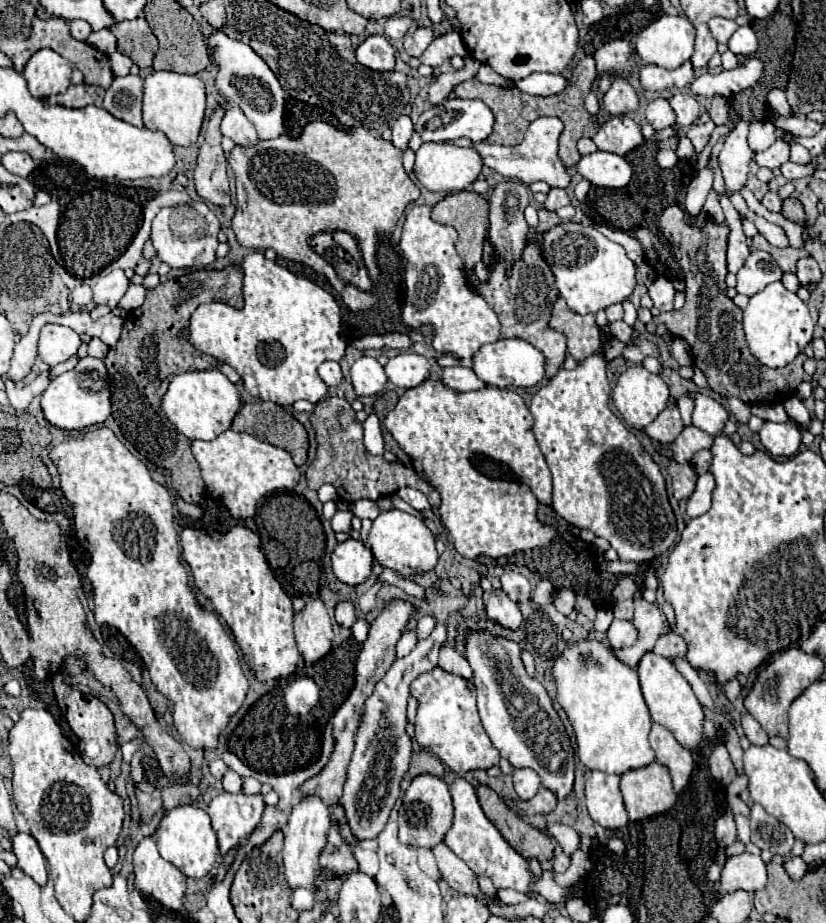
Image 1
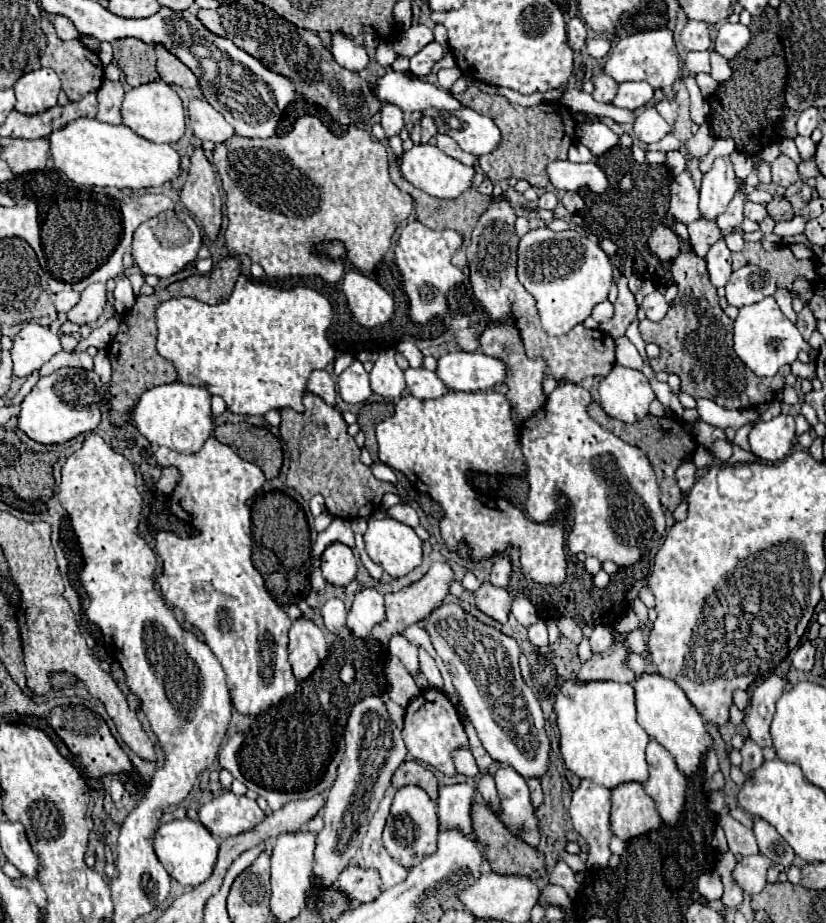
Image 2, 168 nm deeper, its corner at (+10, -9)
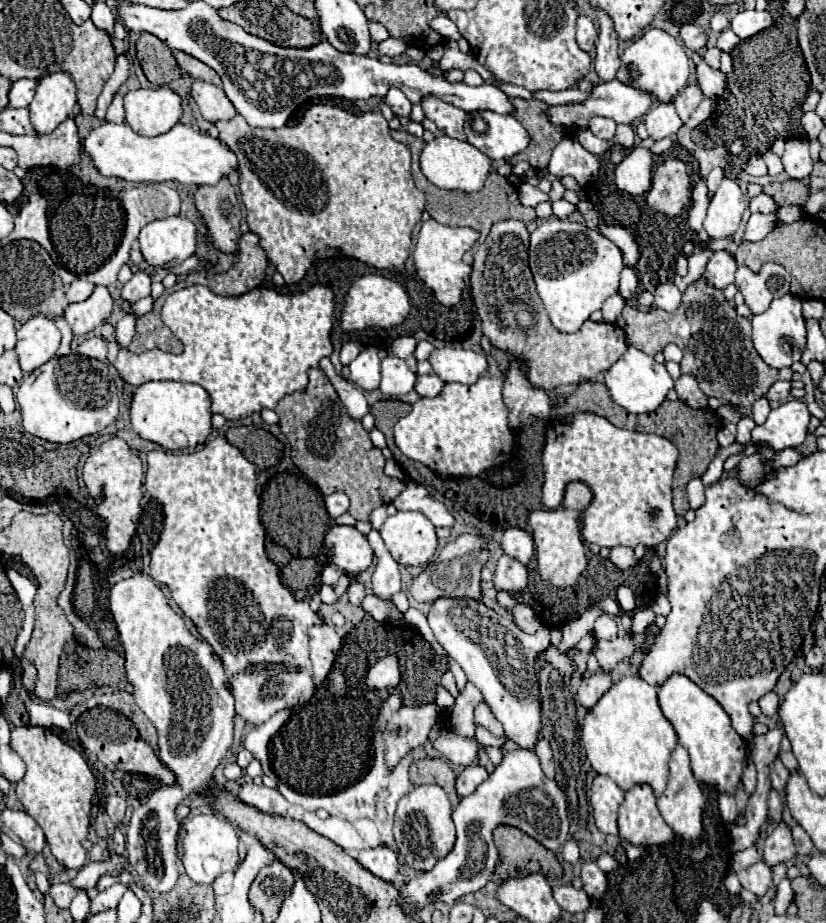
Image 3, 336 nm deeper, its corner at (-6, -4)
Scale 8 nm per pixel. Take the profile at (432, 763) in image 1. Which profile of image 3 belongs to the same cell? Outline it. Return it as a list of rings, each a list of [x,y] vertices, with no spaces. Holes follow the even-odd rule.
[[[420,759],[420,761],[412,761],[410,763],[410,781],[412,781],[412,785],[436,783],[436,785],[440,785],[448,793],[450,803],[454,807],[460,801],[456,797],[456,791],[454,791],[456,775],[454,775],[452,767],[444,759]]]

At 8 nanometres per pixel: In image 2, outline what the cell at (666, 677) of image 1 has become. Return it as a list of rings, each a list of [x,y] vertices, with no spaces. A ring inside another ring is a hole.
[[[646,672],[634,682],[636,690],[636,708],[638,708],[638,724],[648,732],[650,738],[660,742],[676,760],[678,770],[686,776],[692,776],[702,760],[708,756],[708,748],[712,746],[712,738],[706,730],[706,724],[700,712],[686,698],[684,690],[674,682],[656,672]]]

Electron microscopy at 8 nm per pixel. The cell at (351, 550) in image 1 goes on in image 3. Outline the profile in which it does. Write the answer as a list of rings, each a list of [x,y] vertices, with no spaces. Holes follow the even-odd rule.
[[[332,527],[326,535],[326,547],[330,549],[330,561],[350,577],[360,575],[372,565],[374,553],[368,539],[356,527]]]

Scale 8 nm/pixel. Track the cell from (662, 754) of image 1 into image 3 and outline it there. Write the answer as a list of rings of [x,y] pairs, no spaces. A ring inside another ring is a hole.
[[[676,745],[670,757],[670,777],[668,777],[668,787],[666,791],[658,797],[658,809],[664,817],[664,821],[674,829],[676,835],[684,839],[696,839],[702,833],[702,811],[704,811],[704,795],[700,789],[700,783],[696,781],[692,769],[690,769],[690,759],[688,751],[682,745]]]

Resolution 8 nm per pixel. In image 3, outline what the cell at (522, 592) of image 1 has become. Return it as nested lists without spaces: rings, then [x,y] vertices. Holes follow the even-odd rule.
[[[510,527],[508,531],[504,531],[502,549],[508,557],[520,561],[522,565],[528,565],[532,555],[534,555],[534,541],[526,531]]]

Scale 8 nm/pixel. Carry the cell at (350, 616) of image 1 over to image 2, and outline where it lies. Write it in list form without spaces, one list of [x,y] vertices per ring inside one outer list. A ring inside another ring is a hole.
[[[330,598],[324,602],[322,618],[324,618],[324,626],[328,628],[328,632],[334,632],[334,634],[340,632],[346,624],[346,616],[348,616],[348,610],[340,598]]]

